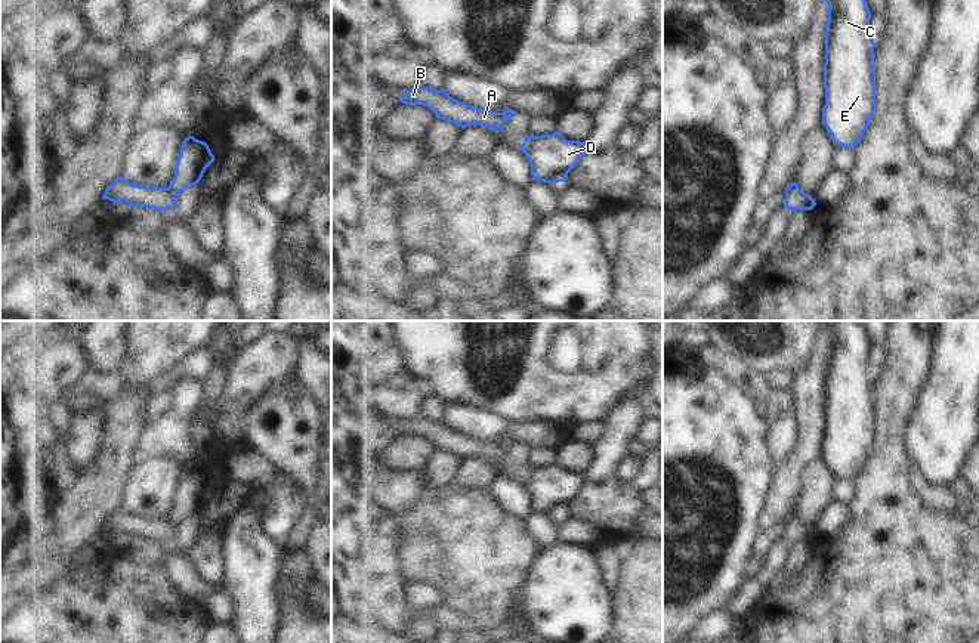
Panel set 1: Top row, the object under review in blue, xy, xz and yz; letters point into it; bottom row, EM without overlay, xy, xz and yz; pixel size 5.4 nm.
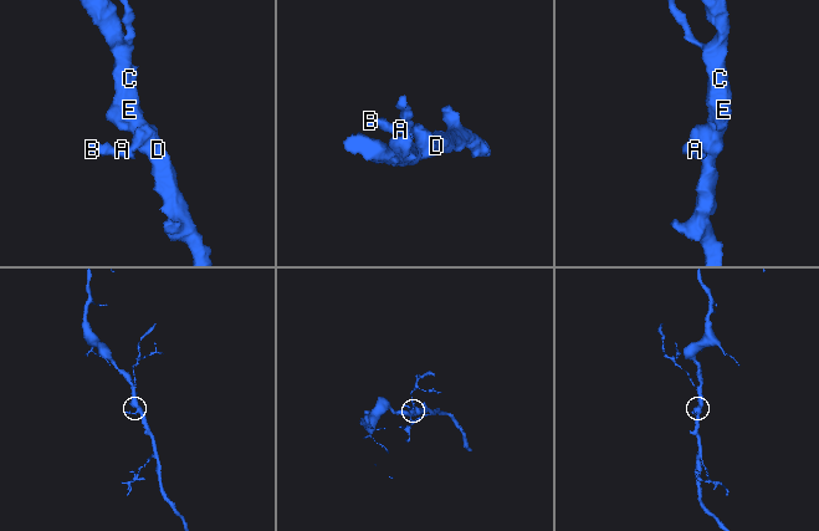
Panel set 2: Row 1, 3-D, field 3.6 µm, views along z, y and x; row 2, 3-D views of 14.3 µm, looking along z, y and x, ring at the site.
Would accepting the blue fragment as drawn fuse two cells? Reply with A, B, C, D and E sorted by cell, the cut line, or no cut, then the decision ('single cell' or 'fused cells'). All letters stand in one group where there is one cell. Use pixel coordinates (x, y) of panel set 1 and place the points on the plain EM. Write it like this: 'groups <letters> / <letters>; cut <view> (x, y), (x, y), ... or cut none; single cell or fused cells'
groups A B / C D E; cut xy (167, 519), (175, 526); fused cells

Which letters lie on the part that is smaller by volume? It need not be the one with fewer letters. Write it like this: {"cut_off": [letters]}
{"cut_off": ["A", "B"]}

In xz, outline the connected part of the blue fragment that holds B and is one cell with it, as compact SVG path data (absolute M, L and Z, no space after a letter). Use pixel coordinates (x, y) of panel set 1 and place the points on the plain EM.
M413 418L399 430L399 433L413 438L427 438L435 443L436 449L454 454L461 460L478 455L491 458L498 464L506 454L500 443L473 439L464 433L453 430L444 420L430 421L427 418Z

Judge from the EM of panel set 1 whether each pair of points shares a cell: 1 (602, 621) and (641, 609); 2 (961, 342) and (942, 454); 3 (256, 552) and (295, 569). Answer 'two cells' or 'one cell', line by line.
1: two cells
2: one cell
3: two cells

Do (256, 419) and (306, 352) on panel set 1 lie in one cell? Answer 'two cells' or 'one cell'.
two cells

